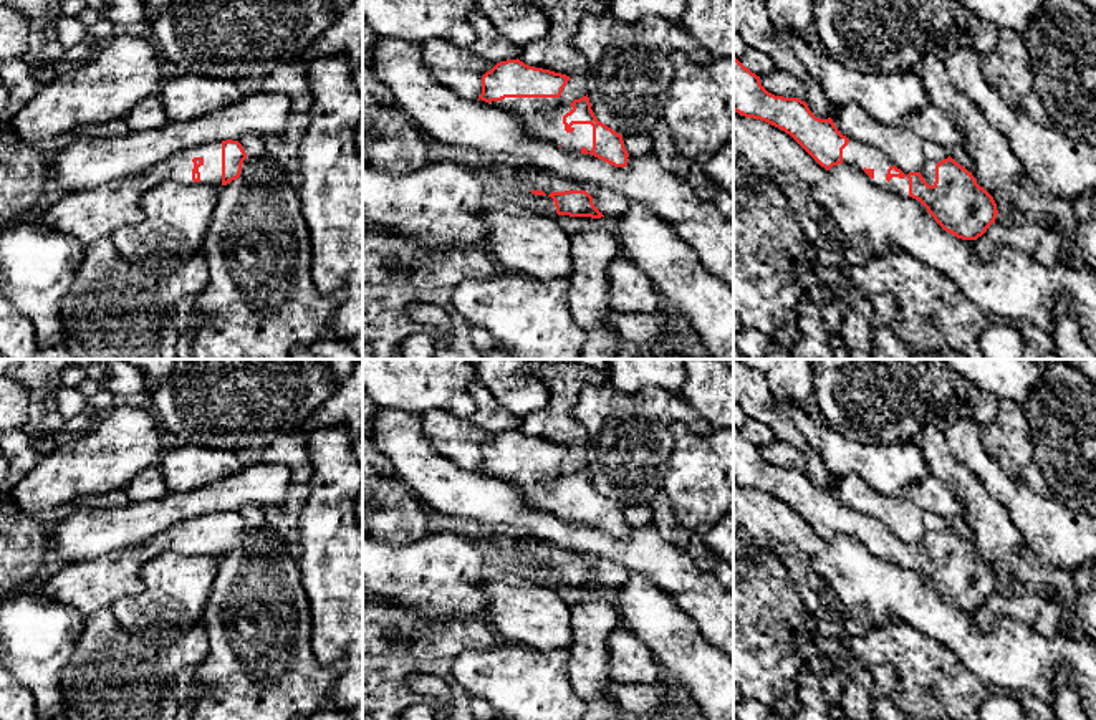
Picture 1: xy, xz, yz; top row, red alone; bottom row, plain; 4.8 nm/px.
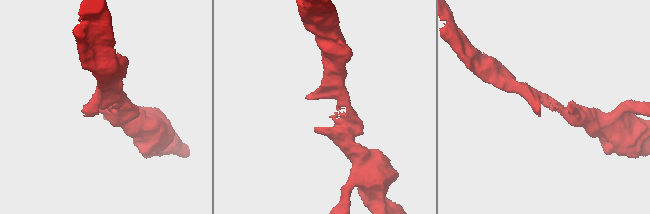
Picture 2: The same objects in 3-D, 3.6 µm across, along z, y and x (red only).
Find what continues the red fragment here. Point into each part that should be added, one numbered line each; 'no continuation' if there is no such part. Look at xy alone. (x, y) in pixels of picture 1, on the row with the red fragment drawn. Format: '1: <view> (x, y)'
1: xy (88, 216)

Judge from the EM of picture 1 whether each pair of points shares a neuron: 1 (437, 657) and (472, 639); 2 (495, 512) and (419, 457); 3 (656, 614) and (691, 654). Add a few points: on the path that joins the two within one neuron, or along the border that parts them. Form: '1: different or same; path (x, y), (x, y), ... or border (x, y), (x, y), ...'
1: same; path (446, 649), (456, 639), (464, 639)
2: same; path (475, 495), (452, 490), (437, 477)
3: same; path (661, 624), (681, 644)

